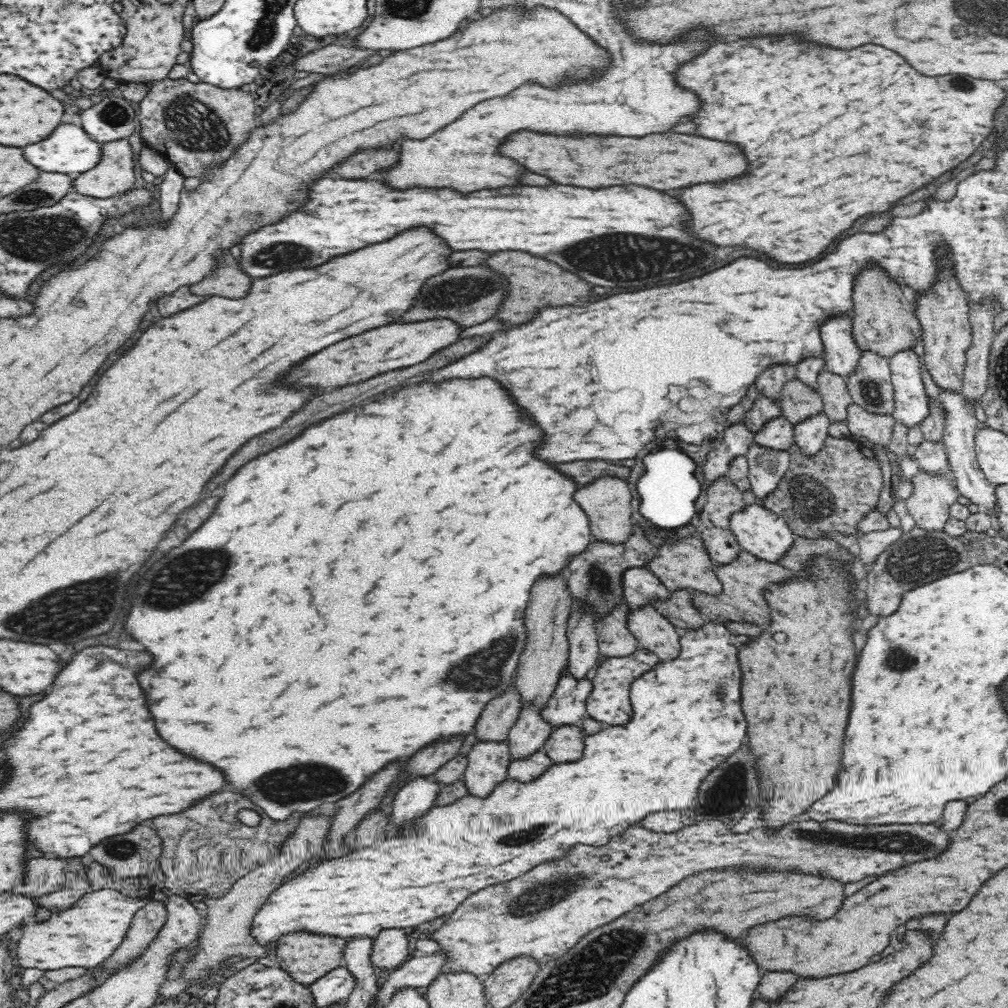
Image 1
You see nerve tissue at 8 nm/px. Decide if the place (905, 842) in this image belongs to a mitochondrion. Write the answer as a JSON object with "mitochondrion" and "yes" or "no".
{"mitochondrion":"yes"}

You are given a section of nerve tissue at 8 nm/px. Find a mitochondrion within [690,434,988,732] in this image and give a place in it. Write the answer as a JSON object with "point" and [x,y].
{"point":[913,560]}

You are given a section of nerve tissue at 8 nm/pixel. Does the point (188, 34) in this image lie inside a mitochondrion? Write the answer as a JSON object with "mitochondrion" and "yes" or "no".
{"mitochondrion":"no"}

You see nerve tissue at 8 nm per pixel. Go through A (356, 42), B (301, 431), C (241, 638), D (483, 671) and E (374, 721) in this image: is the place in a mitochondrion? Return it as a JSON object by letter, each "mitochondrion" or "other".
{"A":"other","B":"other","C":"other","D":"mitochondrion","E":"other"}

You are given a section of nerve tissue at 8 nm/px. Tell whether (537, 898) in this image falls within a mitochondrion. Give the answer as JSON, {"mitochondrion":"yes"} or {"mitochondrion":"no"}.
{"mitochondrion":"yes"}

